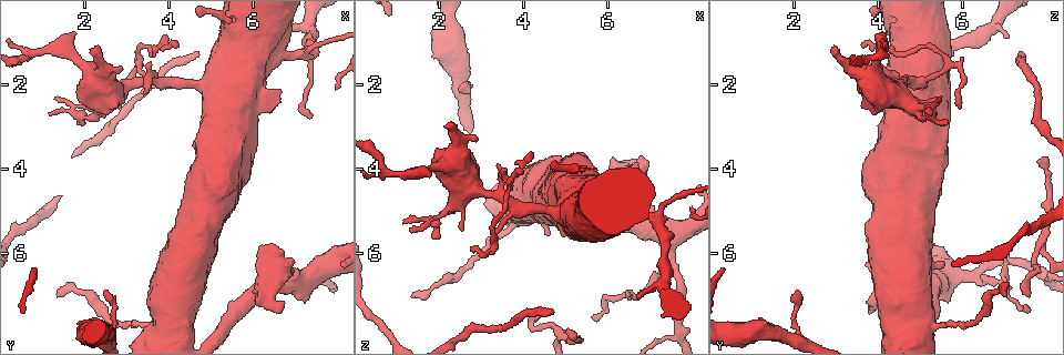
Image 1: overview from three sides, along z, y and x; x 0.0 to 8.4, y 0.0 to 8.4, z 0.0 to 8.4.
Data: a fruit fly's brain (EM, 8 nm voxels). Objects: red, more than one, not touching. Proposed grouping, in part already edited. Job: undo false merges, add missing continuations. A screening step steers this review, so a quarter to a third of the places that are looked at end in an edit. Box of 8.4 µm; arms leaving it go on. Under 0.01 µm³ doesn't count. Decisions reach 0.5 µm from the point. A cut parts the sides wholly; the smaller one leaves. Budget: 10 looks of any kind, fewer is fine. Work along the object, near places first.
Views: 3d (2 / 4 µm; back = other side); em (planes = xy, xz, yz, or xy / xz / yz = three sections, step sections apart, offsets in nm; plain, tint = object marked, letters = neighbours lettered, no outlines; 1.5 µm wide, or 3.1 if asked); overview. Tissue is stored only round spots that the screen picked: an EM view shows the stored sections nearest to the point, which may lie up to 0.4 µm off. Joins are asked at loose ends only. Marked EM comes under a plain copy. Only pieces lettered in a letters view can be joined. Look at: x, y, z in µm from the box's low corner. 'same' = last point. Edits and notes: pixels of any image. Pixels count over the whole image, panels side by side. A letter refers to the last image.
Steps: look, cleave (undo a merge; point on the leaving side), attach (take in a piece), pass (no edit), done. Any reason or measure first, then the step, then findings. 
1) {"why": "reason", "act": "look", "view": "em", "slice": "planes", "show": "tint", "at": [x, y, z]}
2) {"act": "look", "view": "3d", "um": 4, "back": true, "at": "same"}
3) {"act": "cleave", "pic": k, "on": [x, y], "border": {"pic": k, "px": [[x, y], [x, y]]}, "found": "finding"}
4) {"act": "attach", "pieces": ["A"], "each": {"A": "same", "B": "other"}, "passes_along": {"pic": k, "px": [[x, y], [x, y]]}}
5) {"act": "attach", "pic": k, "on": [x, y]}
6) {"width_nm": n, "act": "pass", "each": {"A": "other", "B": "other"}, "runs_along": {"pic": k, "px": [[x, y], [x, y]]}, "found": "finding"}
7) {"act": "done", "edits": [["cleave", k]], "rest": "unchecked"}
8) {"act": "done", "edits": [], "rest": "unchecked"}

{"why": "tapers out", "act": "look", "view": "em", "slice": "yz", "step": 4, "show": "letters", "at": [4.70, 1.25, 7.30]}

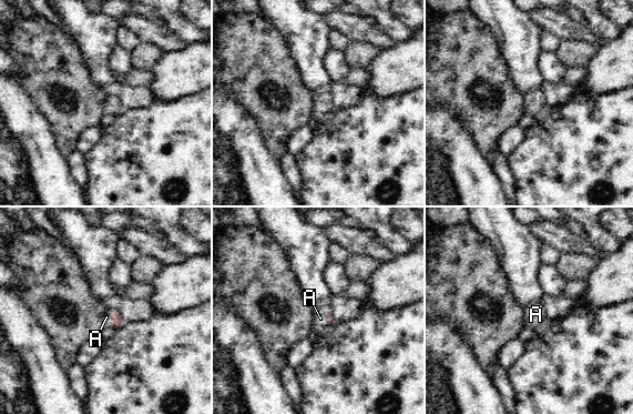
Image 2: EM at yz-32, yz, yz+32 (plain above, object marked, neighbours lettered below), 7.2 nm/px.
{"why": "another direction", "act": "look", "view": "em", "slice": "planes", "show": "letters", "at": "same"}

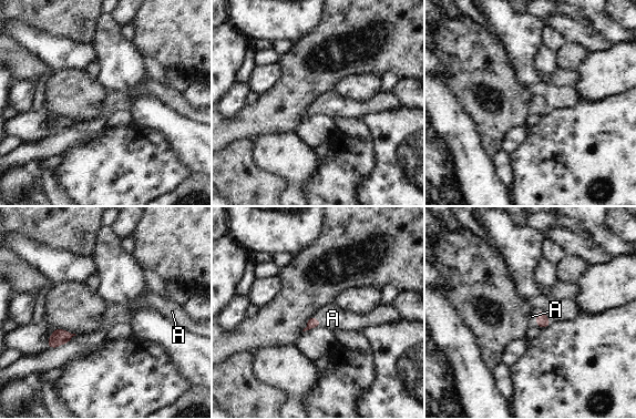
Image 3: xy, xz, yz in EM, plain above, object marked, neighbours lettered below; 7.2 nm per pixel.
{"act": "attach", "pieces": ["A"], "each": {"A": "same"}, "passes_along": {"pic": 3, "px": [[542, 320], [536, 317], [532, 316]]}, "found": "the neuron continues"}

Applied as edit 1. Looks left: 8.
{"why": "an open end", "act": "look", "view": "em", "slice": "planes", "show": "letters", "at": [6.70, 0.90, 7.05]}

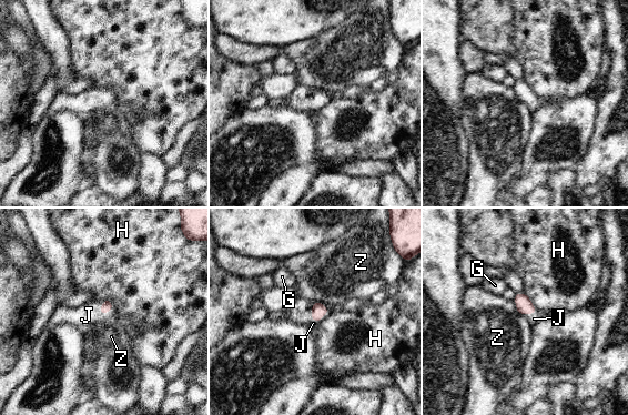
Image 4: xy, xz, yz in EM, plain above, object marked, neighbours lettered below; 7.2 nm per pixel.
{"act": "attach", "pieces": ["J"], "each": {"G": "other", "H": "other", "J": "same", "Z": "other"}, "passes_along": {"pic": 4, "px": [[108, 305], [105, 313], [87, 315]]}, "found": "it goes on there"}

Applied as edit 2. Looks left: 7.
{"why": "free end", "act": "look", "view": "3d", "um": 4, "at": [4.15, 1.15, 3.65]}

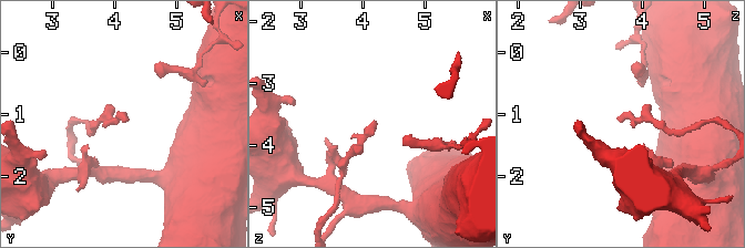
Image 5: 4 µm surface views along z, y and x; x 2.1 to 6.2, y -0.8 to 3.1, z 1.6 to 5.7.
{"why": "now the EM", "act": "look", "view": "em", "slice": "xy", "step": 4, "show": "letters", "at": [4.20, 1.15, 3.60]}

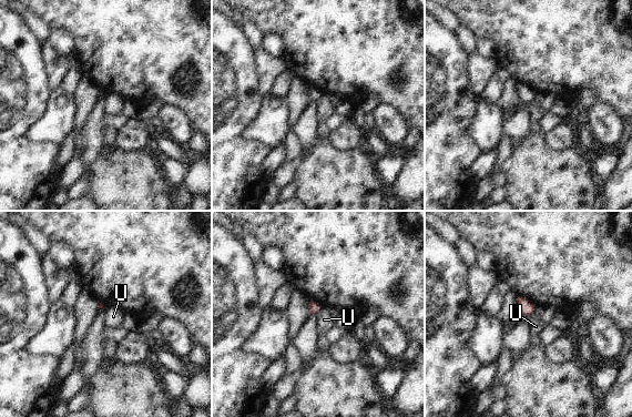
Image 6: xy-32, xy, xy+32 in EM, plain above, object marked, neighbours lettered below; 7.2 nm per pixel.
{"act": "pass", "each": {"U": "other"}, "border": {"pic": 6, "px": [[323, 307], [316, 315]]}, "found": "no lettered piece goes on from it"}

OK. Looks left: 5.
{"act": "done", "edits": [["attach", 3], ["attach", 4]], "rest": "unchecked"}

